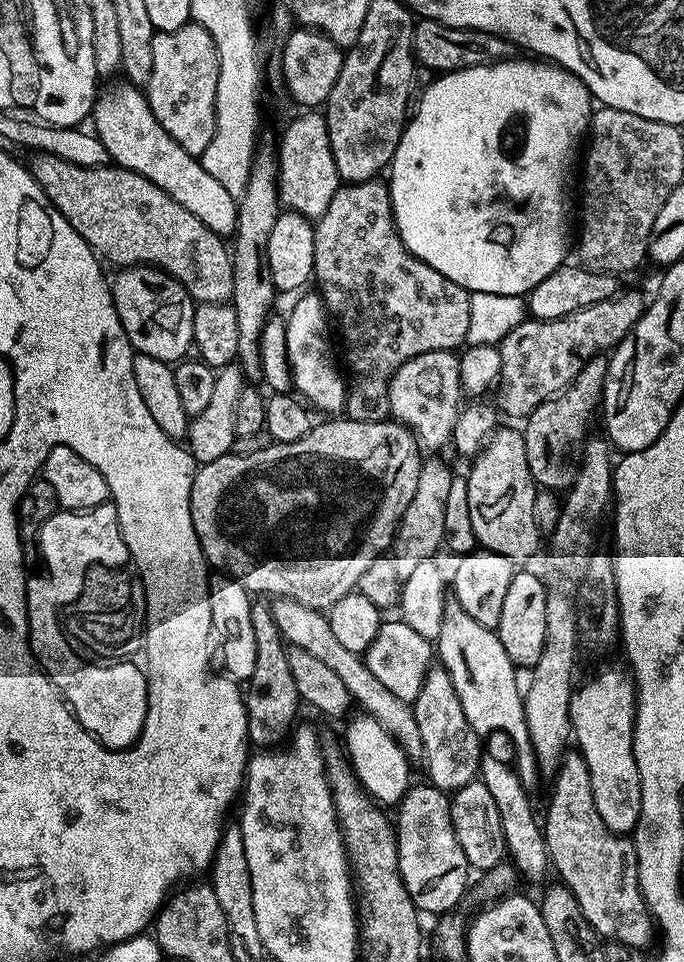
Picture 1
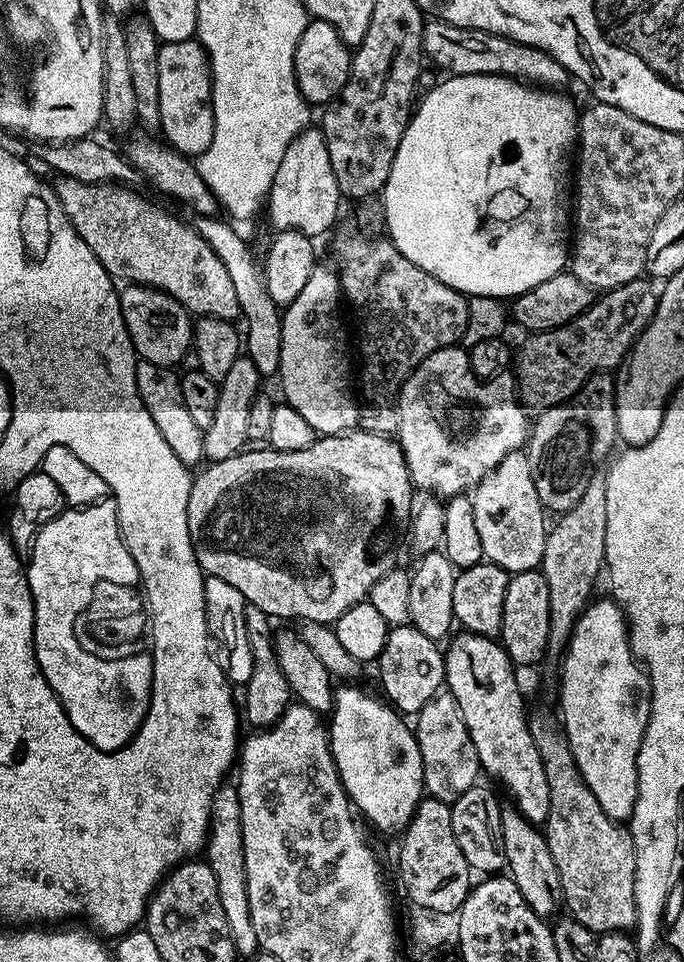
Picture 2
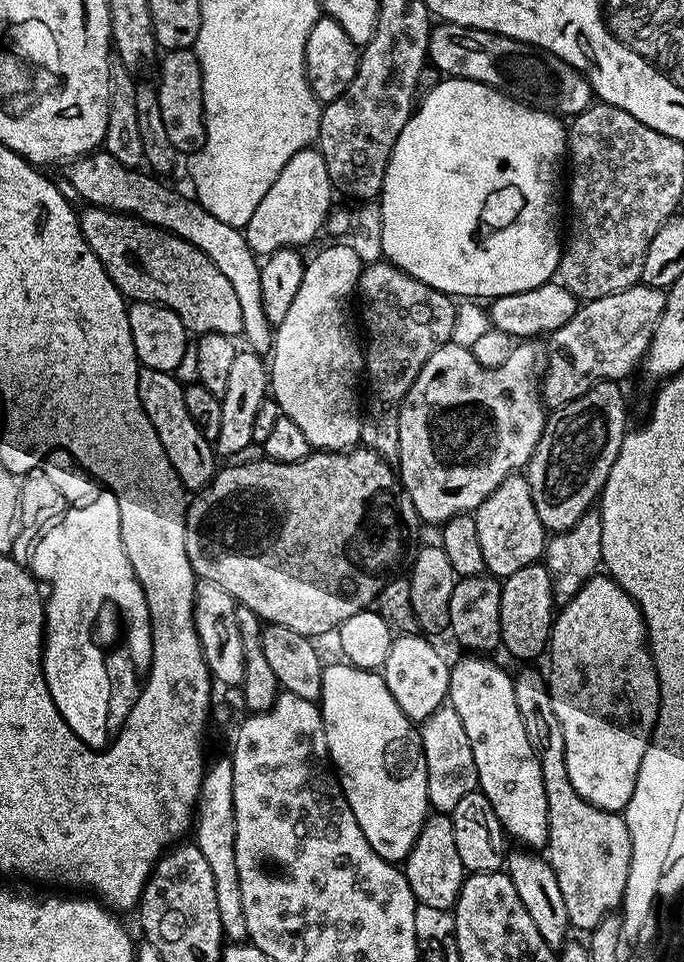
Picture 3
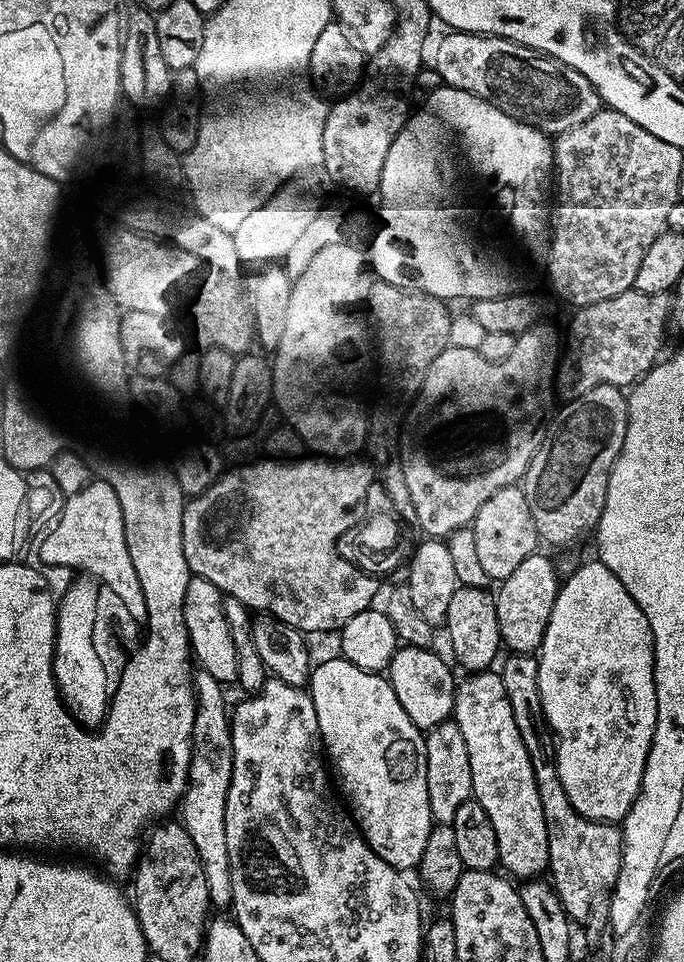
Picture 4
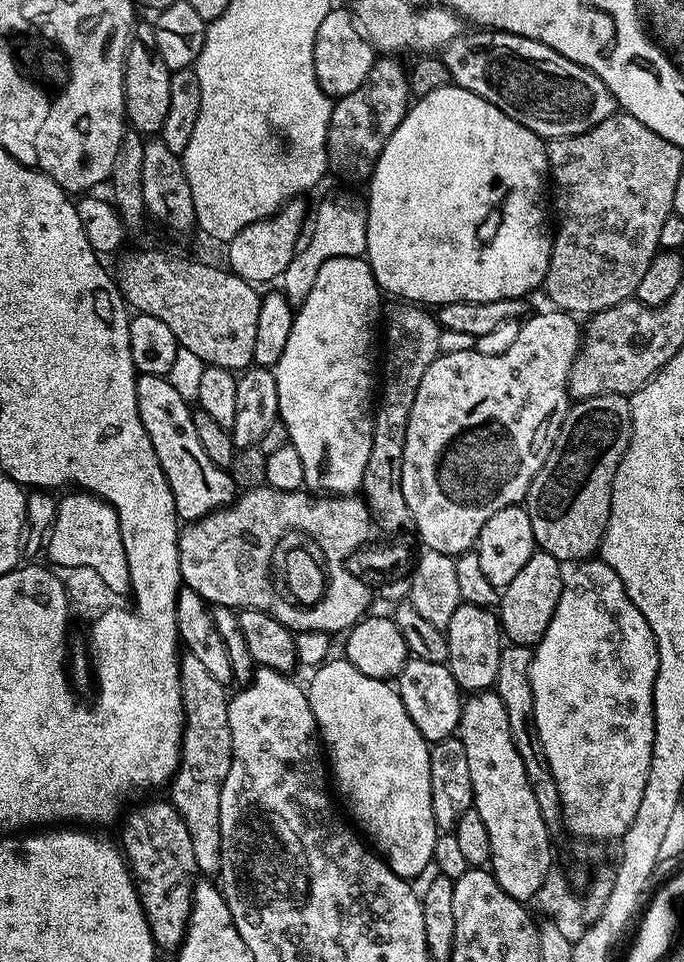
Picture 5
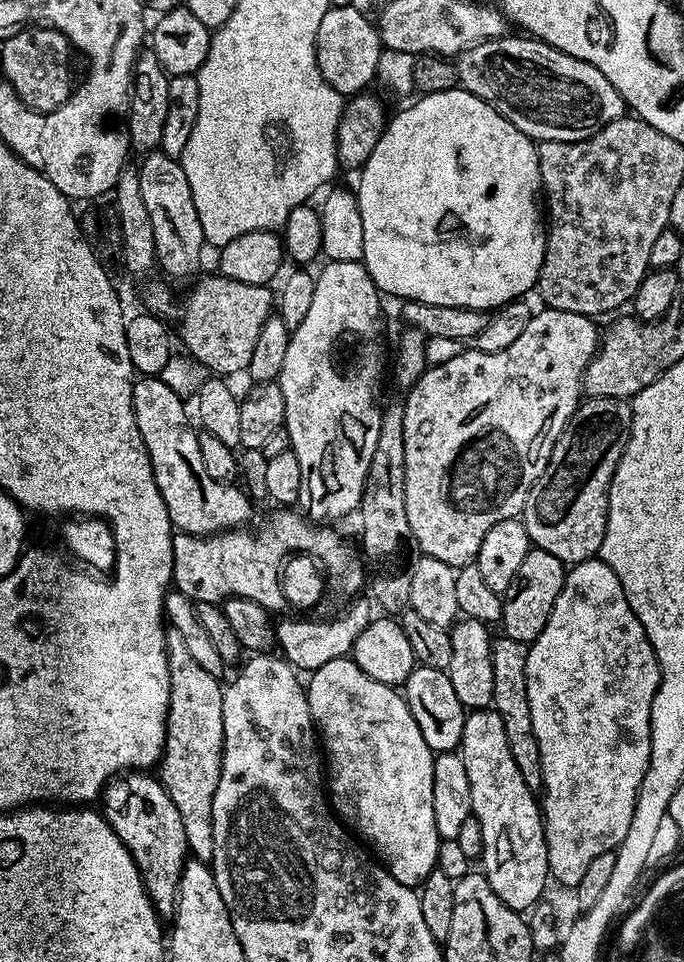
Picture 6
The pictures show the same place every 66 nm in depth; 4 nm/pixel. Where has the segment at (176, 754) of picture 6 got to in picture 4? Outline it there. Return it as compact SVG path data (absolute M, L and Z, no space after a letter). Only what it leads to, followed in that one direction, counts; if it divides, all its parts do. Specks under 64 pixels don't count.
M197 671L194 683L196 717L192 731L192 757L188 784L178 805L178 820L183 824L186 834L190 834L194 850L198 850L198 858L206 874L206 890L211 907L228 910L232 907L232 891L230 854L226 854L226 794L230 790L230 778L234 770L230 704L224 701L225 689L214 678L210 678L210 674Z

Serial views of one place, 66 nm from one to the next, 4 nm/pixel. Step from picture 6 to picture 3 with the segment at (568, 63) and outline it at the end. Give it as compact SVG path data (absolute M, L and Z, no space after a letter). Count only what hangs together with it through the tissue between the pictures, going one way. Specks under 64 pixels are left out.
M437 23L428 39L428 60L445 77L477 80L561 118L571 118L585 112L594 100L592 85L579 70L570 67L562 58L486 30Z

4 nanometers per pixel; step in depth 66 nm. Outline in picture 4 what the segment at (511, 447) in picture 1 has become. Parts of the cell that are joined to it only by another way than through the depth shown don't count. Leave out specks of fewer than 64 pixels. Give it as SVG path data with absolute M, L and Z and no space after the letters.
M523 487L504 488L496 494L486 506L482 506L482 510L478 510L470 527L478 549L480 565L486 570L489 581L499 582L510 578L510 574L514 574L514 570L537 551L536 527L530 514L530 506L524 497Z

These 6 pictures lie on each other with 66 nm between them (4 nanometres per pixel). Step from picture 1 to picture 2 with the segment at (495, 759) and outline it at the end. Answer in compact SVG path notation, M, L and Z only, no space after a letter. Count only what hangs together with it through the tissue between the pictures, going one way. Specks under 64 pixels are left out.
M511 806L500 809L502 846L505 848L507 875L522 890L522 898L534 910L534 914L552 918L559 908L565 907L562 878L558 878L558 866L554 866L554 854L550 854L548 839L537 825L531 824L521 812Z

